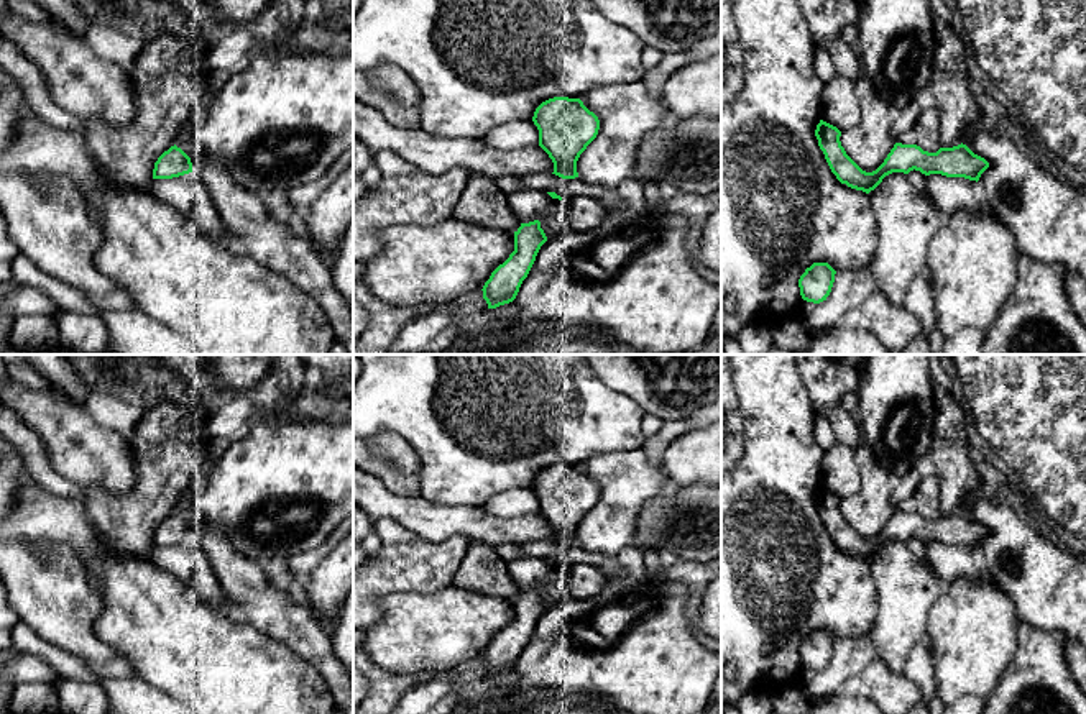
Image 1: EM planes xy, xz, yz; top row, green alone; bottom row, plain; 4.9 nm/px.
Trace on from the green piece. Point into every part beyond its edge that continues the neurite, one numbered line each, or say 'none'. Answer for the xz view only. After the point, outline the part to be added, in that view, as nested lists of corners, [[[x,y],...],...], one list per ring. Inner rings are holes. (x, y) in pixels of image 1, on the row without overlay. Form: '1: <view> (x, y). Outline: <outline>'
none

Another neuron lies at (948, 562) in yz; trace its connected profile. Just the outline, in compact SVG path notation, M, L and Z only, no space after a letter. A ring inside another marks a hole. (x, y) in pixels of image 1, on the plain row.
M927 543L927 561L943 586L958 576L982 576L984 565L979 550L964 545Z

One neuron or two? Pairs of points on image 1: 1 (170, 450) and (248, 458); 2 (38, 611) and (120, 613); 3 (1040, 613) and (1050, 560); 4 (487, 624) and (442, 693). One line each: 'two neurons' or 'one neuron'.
1: two neurons
2: two neurons
3: one neuron
4: two neurons

